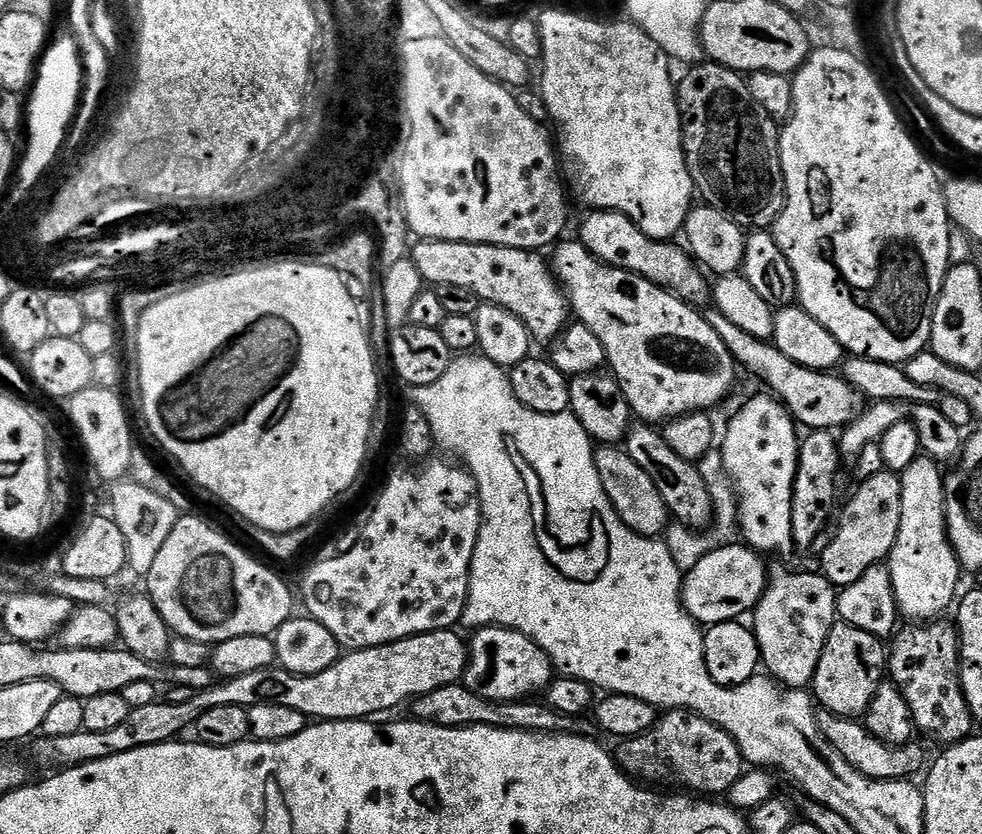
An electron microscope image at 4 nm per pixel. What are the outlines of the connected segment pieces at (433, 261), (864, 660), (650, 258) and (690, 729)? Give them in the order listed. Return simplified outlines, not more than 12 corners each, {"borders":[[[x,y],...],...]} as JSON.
{"borders":[[[420,240],[429,285],[474,290],[548,346],[570,305],[536,252]],[[836,622],[810,685],[825,712],[860,718],[886,644]],[[592,210],[579,243],[604,264],[703,305],[710,284],[676,242]],[[685,708],[620,740],[640,782],[728,793],[746,764],[726,730]]]}

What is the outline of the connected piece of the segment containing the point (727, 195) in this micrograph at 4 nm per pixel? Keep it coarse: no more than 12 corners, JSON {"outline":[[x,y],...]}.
{"outline":[[711,62],[676,89],[699,199],[745,230],[784,208],[780,128]]}

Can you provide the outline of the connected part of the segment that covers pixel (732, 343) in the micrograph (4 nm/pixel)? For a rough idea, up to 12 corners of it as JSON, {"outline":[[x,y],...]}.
{"outline":[[702,314],[737,365],[808,430],[843,430],[864,412],[841,375],[798,366],[775,344]]}

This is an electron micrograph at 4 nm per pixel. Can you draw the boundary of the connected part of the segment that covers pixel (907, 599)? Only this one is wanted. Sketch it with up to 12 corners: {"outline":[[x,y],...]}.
{"outline":[[905,472],[886,561],[899,615],[932,622],[957,599],[945,473]]}

